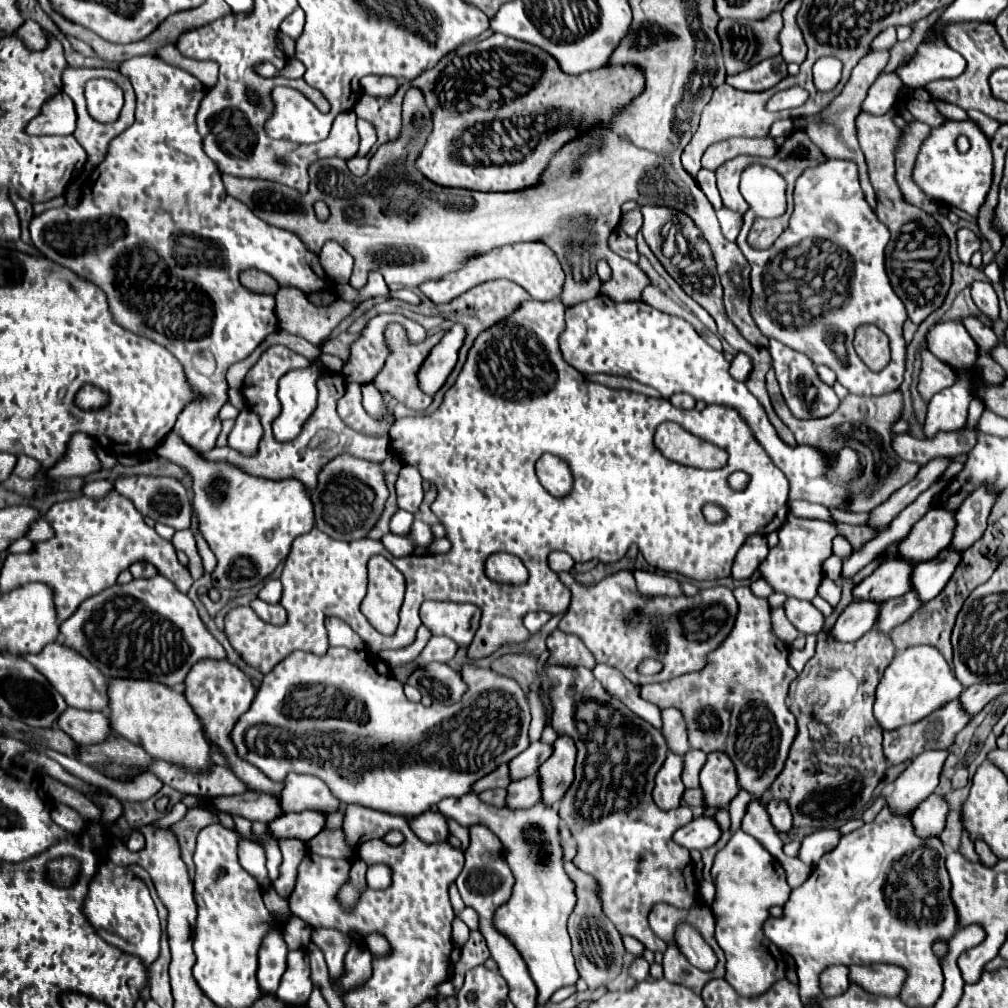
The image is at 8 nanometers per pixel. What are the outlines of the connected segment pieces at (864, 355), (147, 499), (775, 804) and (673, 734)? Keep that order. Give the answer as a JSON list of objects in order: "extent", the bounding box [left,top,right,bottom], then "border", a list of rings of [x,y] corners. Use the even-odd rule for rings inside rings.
[{"extent":[854,325,890,371],"border":[[[860,325],[856,329],[854,349],[870,371],[882,371],[890,361],[889,339],[876,325]]]},{"extent":[114,477,190,529],"border":[[[120,477],[114,481],[114,489],[128,497],[134,507],[144,515],[144,517],[150,517],[158,523],[164,523],[164,525],[170,525],[174,529],[188,529],[190,527],[190,497],[186,493],[186,487],[172,479],[172,477]]]},{"extent":[766,801,792,831],"border":[[[768,801],[766,811],[768,811],[770,821],[776,827],[776,831],[788,831],[792,827],[792,813],[790,813],[788,803],[784,803],[784,801]]]},{"extent":[661,707,690,755],"border":[[[669,707],[661,712],[662,717],[662,735],[666,737],[666,743],[670,747],[670,751],[674,751],[676,755],[684,755],[690,745],[684,733],[684,719],[678,709]]]}]

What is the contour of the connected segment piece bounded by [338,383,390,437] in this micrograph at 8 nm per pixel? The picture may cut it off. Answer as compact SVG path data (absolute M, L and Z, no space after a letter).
M350 383L346 387L344 397L338 401L338 415L354 431L360 431L360 433L372 435L372 437L386 437L388 435L388 425L390 425L388 417L374 419L364 411L358 383Z

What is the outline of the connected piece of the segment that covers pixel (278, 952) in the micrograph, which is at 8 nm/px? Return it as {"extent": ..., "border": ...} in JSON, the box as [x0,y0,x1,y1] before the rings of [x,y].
{"extent":[258,931,286,991],"border":[[[270,931],[258,951],[258,985],[264,991],[276,991],[282,973],[286,971],[284,939],[280,931]]]}

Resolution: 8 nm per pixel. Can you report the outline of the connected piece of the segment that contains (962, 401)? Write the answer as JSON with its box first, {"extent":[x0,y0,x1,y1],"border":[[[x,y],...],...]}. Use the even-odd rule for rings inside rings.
{"extent":[924,375,974,439],"border":[[[962,375],[958,383],[936,393],[928,403],[924,435],[932,439],[940,431],[958,431],[966,425],[968,405],[974,395],[968,391],[968,377]]]}

